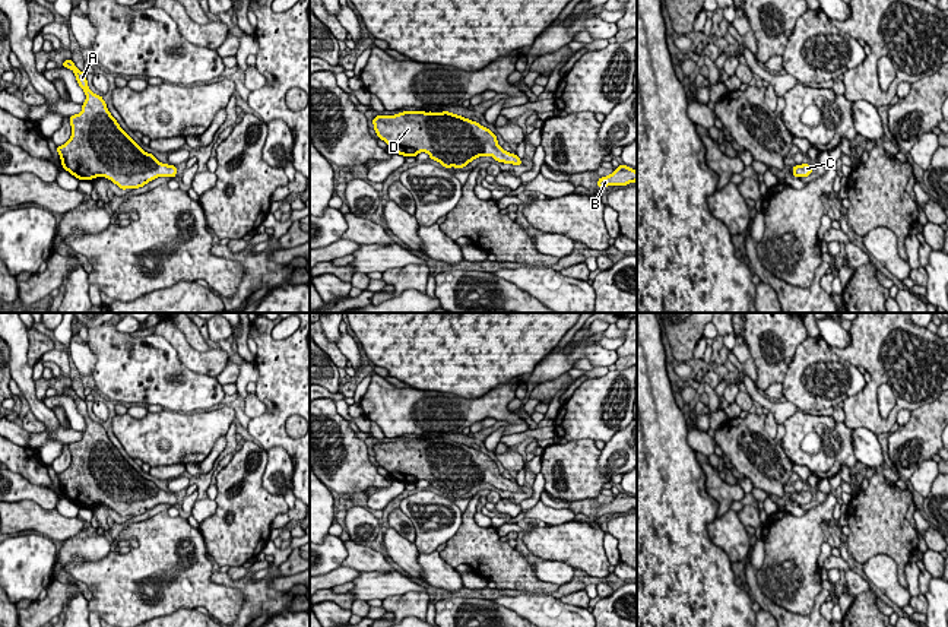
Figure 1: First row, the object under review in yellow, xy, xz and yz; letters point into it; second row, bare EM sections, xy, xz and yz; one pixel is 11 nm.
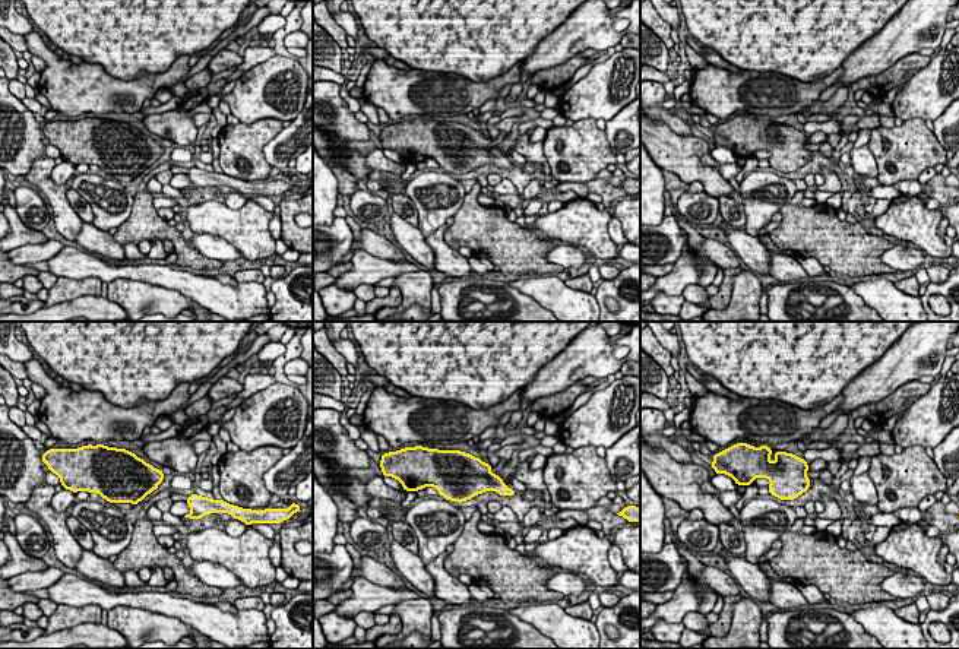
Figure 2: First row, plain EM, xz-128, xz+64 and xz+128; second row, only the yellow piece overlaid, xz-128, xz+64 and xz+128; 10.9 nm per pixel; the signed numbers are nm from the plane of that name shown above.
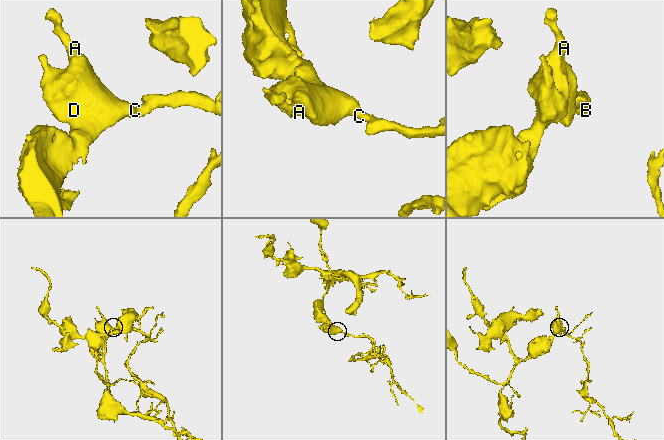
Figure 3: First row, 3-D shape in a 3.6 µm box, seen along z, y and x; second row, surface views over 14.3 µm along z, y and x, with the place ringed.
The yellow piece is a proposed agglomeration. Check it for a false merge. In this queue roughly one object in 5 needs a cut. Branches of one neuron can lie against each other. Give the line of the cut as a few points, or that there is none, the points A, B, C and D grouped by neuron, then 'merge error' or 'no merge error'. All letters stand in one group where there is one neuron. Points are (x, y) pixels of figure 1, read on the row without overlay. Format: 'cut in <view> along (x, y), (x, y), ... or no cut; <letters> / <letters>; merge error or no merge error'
no cut; A B C D; no merge error

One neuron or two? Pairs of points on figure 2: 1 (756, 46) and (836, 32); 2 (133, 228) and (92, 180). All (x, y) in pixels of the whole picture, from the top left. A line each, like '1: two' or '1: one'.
1: one
2: two

